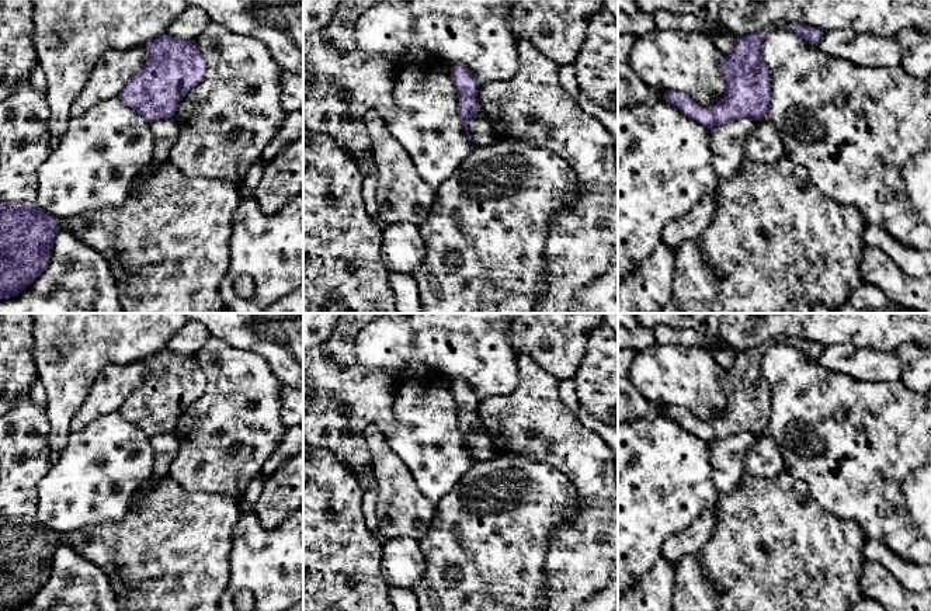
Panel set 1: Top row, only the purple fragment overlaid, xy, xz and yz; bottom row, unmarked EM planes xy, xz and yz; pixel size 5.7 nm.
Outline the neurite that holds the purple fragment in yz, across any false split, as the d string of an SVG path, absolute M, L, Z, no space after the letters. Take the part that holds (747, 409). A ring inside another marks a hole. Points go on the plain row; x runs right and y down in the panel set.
M760 346L734 353L733 367L722 372L726 406L711 424L675 405L664 407L664 414L708 444L741 433L764 434L771 416L771 390L761 371L765 351Z

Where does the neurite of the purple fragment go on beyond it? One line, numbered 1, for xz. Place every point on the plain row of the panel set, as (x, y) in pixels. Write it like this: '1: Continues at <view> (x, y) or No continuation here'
1: No continuation here

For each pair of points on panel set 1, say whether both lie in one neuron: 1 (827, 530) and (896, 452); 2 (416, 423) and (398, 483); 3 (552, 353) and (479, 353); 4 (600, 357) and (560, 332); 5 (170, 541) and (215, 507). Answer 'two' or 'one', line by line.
1: two
2: two
3: two
4: two
5: one

